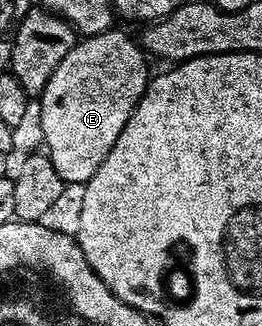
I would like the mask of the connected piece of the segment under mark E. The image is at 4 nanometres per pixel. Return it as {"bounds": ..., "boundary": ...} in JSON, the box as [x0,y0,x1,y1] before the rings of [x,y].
{"bounds":[37,29,147,185],"boundary":[[[118,29],[88,35],[76,42],[65,61],[57,65],[37,104],[46,154],[50,155],[64,184],[86,185],[101,161],[113,149],[121,129],[147,88],[147,59],[142,46]]]}

